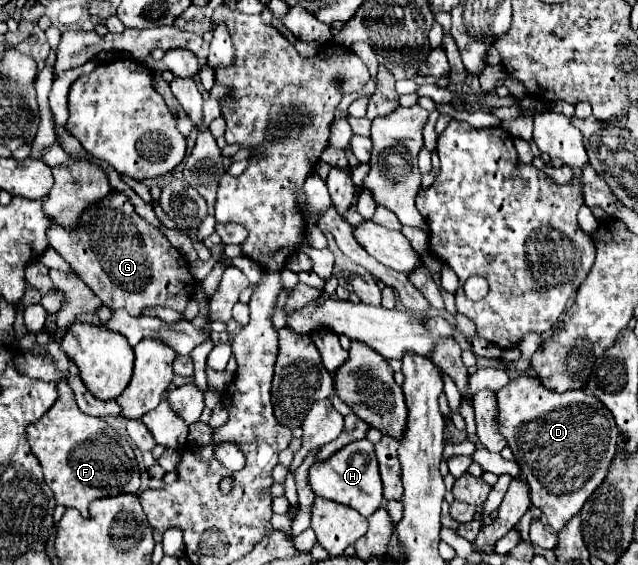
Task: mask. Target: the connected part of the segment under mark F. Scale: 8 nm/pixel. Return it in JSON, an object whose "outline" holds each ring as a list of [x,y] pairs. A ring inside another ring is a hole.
{"outline":[[[59,381],[59,401],[33,425],[27,427],[31,451],[43,467],[47,485],[55,501],[65,507],[75,507],[87,517],[91,501],[119,493],[139,491],[139,469],[125,427],[111,427],[105,419],[85,415],[73,397],[67,381]],[[109,437],[109,439],[103,439]]]}

